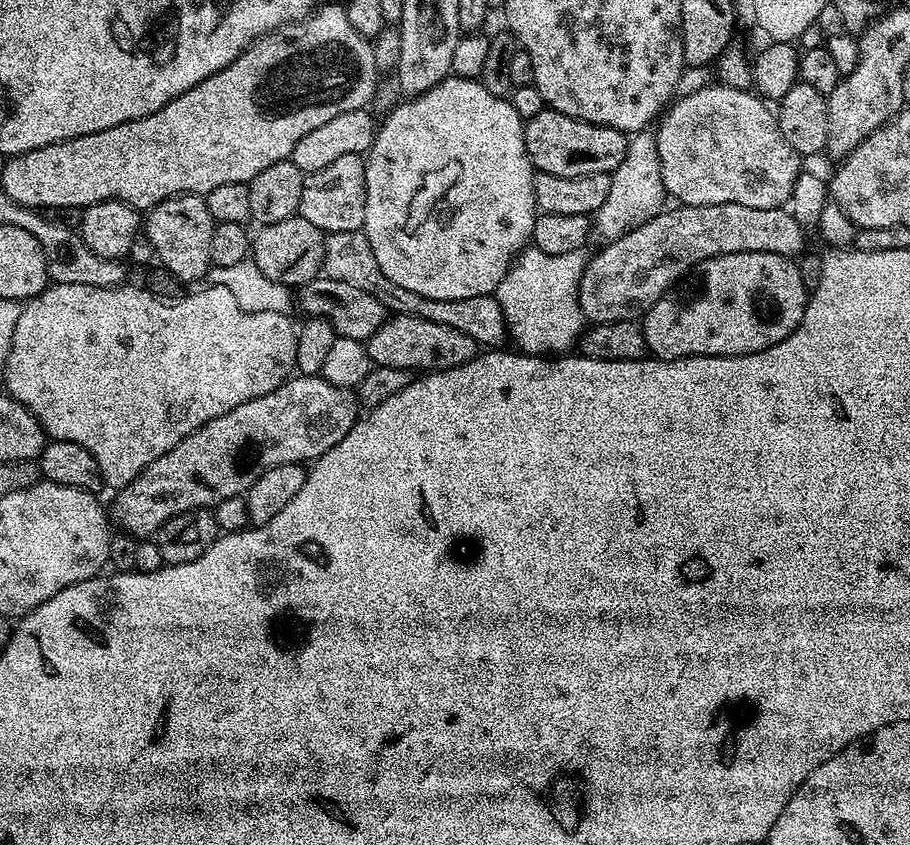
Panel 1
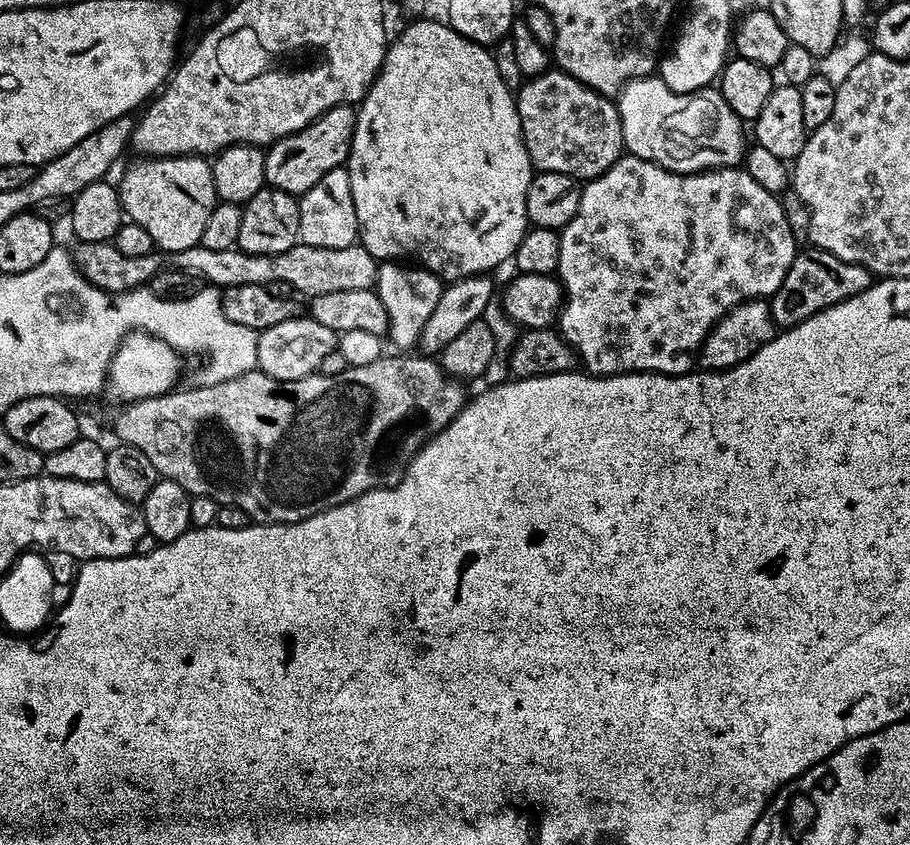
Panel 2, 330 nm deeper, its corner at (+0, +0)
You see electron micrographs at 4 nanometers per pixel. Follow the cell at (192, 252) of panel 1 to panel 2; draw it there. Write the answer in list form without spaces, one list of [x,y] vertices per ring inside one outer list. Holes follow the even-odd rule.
[[[200,154],[140,158],[135,162],[137,164],[130,165],[118,183],[119,201],[125,217],[142,226],[161,253],[197,247],[202,229],[210,219],[210,210],[218,203],[211,163]]]

